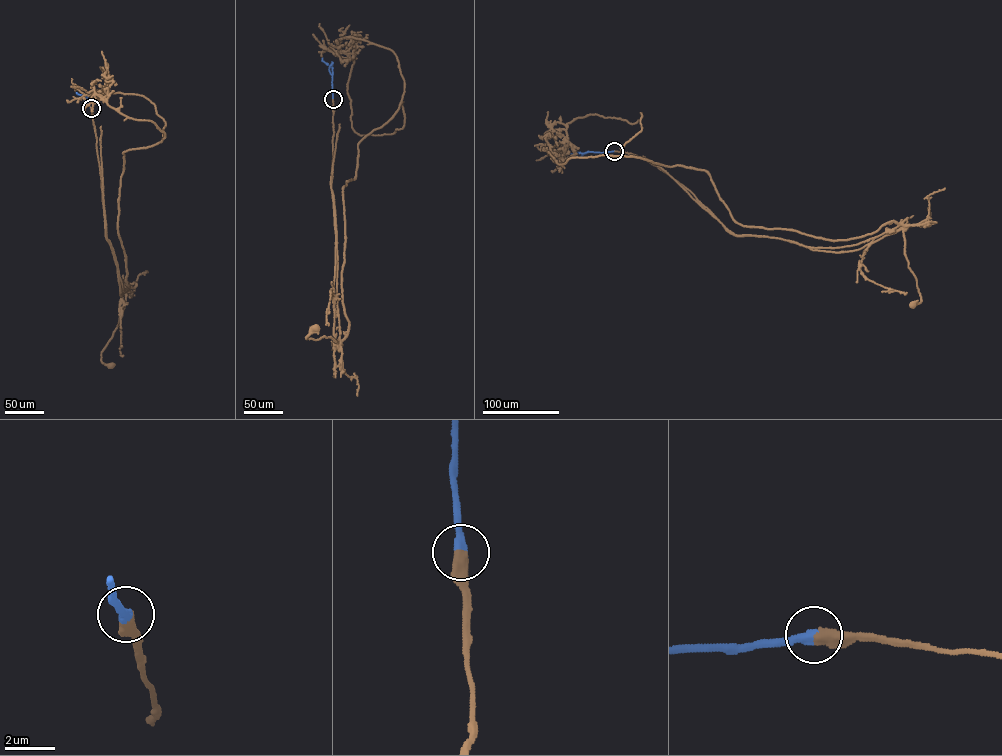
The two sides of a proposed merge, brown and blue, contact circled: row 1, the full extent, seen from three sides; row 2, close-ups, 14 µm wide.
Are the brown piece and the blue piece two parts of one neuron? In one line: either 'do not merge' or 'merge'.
merge

